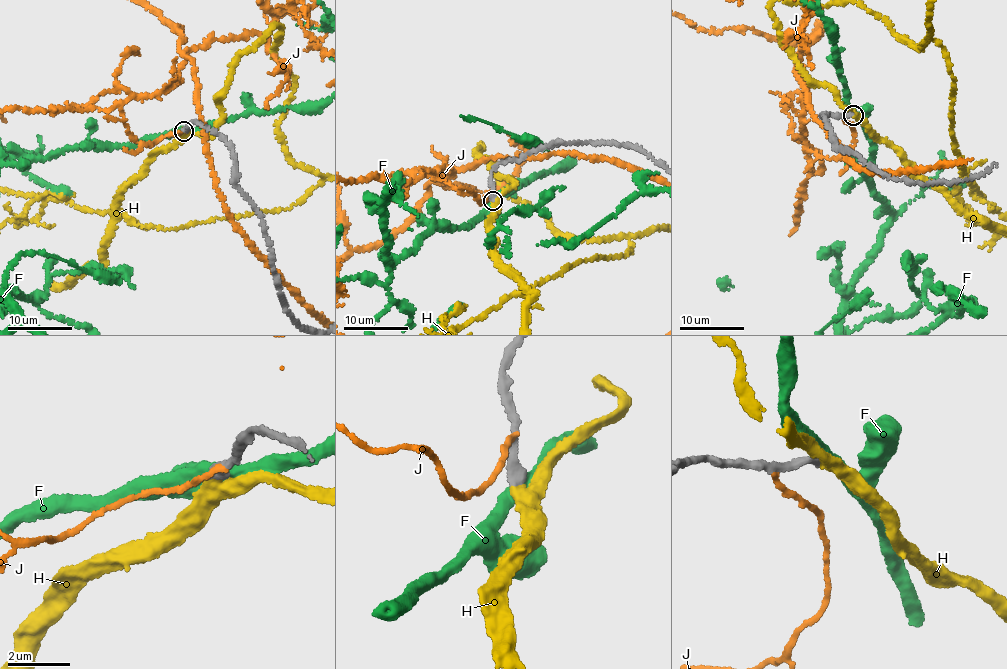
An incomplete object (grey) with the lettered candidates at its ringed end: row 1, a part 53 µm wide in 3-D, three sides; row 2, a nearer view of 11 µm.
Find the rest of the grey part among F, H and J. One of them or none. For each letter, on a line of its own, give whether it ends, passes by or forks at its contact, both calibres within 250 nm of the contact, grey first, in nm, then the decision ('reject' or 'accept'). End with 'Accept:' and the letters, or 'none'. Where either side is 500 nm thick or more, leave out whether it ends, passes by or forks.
F: it passes by | 320/400 nm | reject
H: it passes by | 300/360 nm | accept
J: it ends | 260/180 nm | reject
Accept: H

